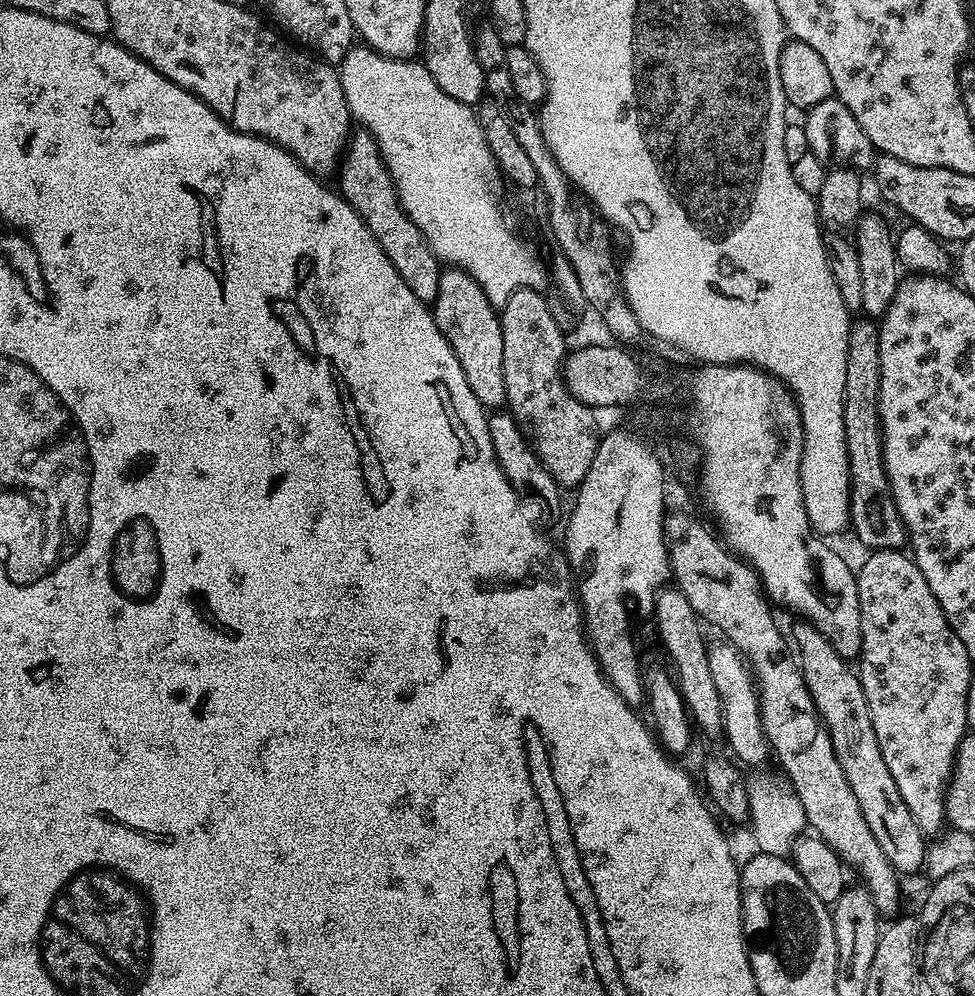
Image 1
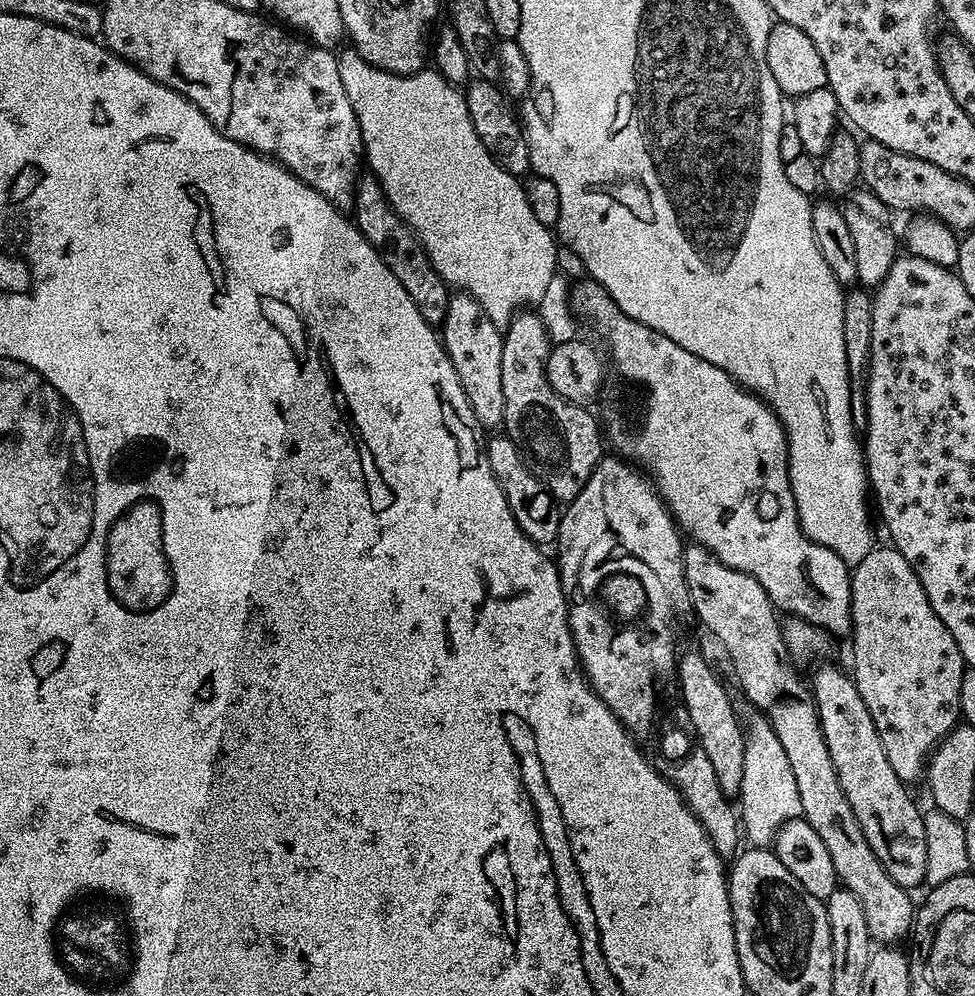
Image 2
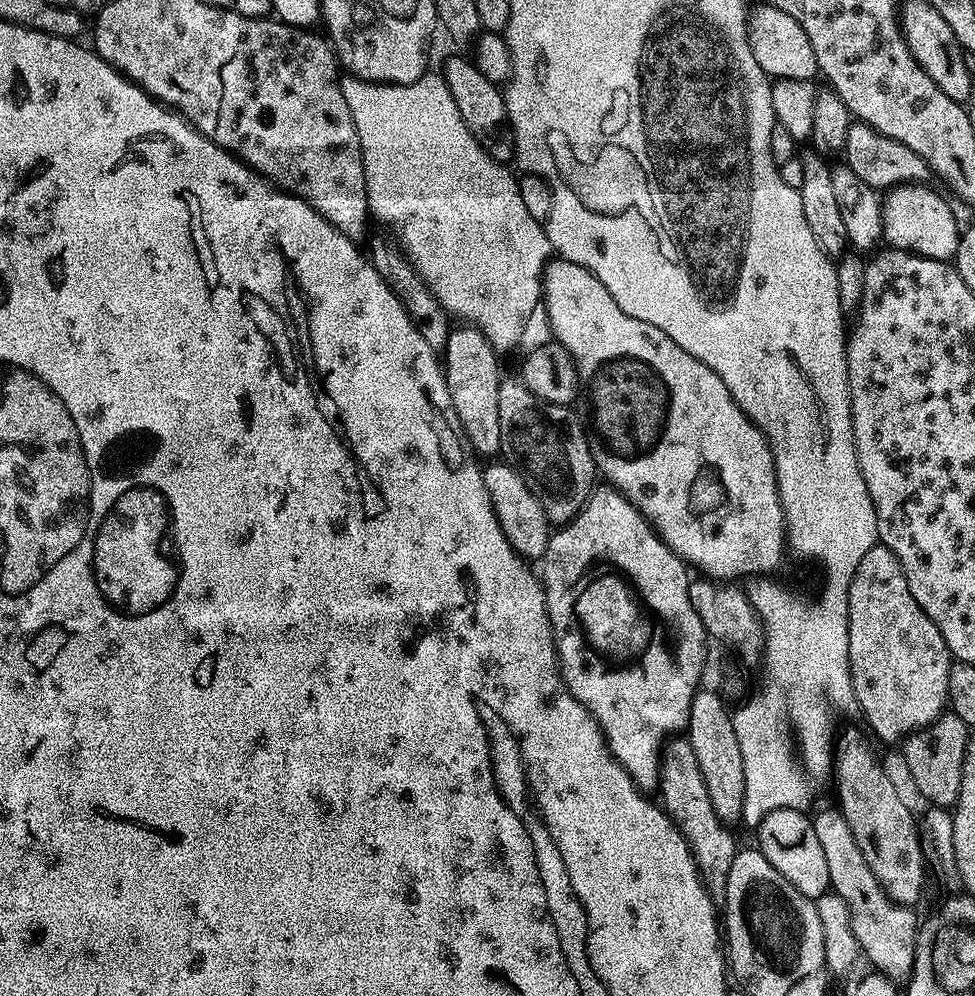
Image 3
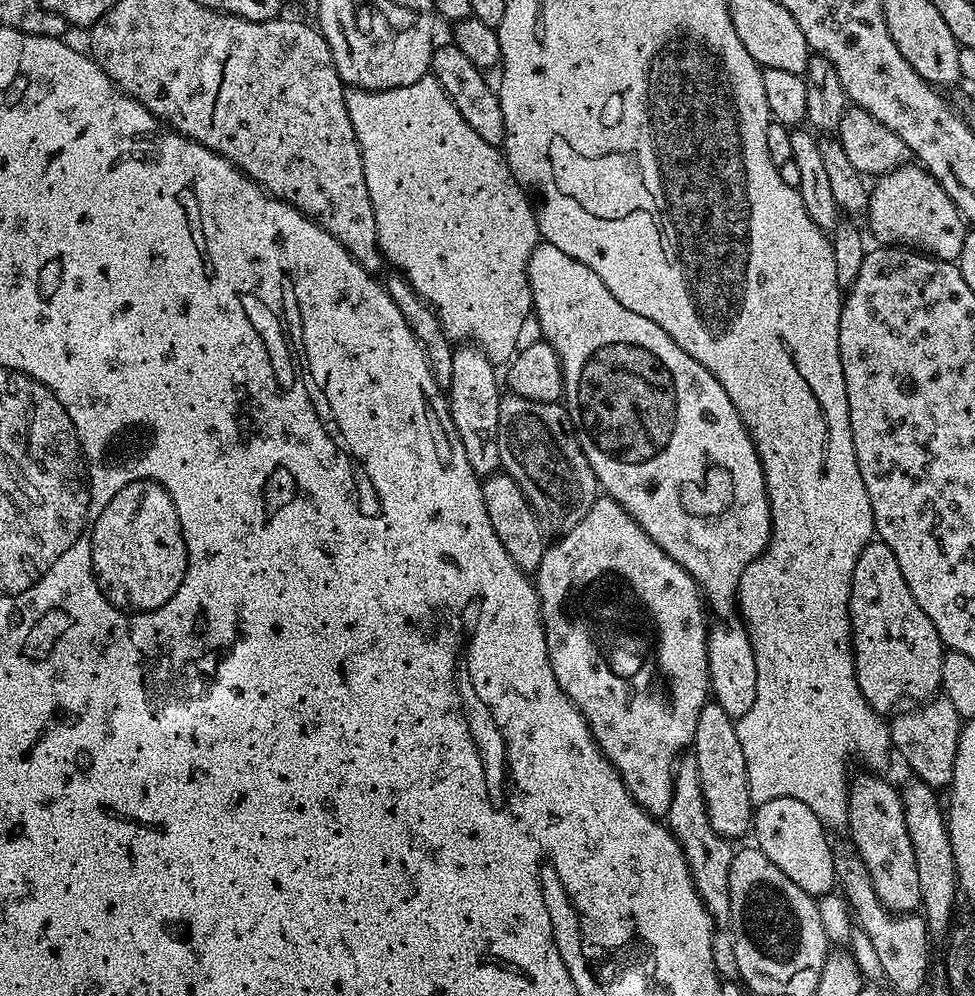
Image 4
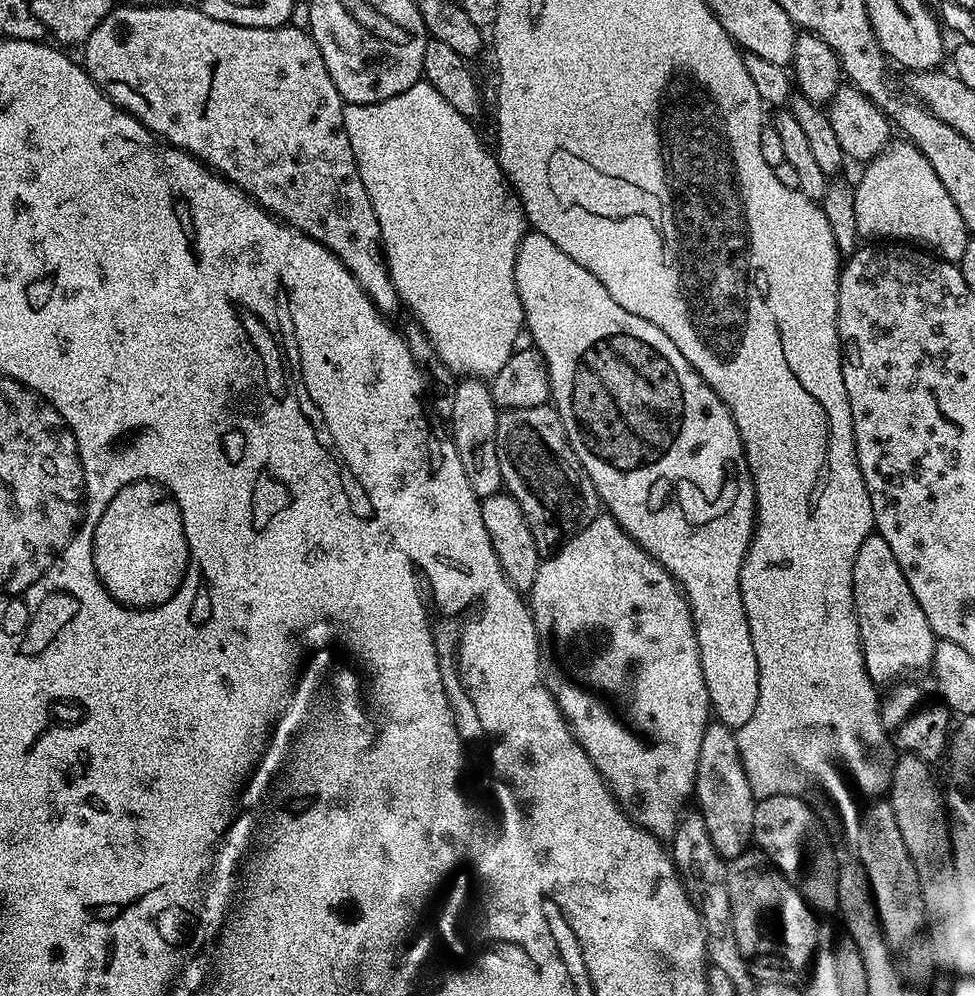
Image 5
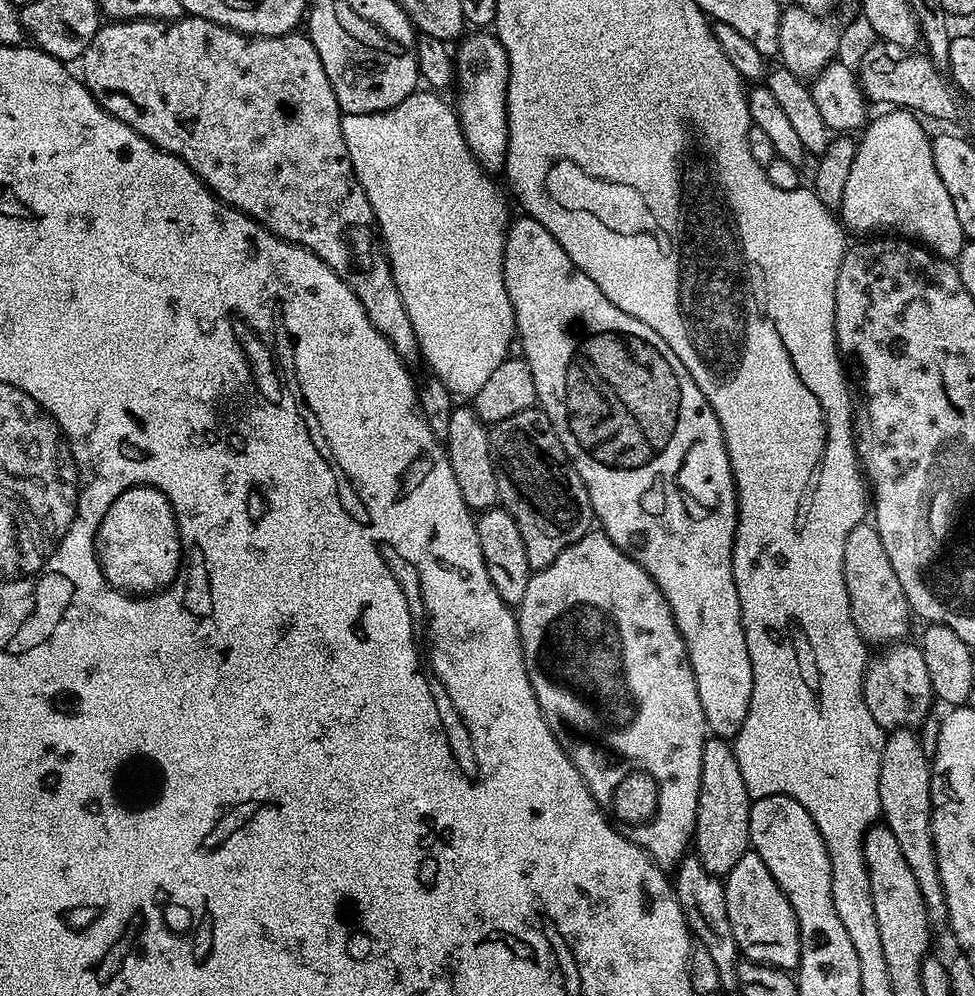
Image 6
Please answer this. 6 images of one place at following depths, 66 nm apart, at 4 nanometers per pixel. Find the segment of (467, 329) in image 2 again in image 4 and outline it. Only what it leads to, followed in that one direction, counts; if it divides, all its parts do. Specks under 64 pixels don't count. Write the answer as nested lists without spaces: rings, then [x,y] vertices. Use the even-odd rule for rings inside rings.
[[[460,346],[453,351],[454,374],[450,378],[450,386],[446,390],[449,405],[452,409],[452,421],[456,427],[458,438],[462,442],[462,450],[466,450],[466,462],[475,470],[476,475],[487,478],[500,468],[498,454],[498,410],[502,395],[501,381],[496,381],[497,369],[491,360],[479,349],[472,346]]]

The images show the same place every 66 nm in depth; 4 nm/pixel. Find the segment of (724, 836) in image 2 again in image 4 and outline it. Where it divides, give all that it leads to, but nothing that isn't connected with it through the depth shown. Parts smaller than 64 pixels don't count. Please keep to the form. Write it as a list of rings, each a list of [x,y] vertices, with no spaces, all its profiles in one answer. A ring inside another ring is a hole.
[[[694,754],[683,755],[677,761],[673,773],[671,804],[666,813],[667,827],[679,842],[684,854],[684,861],[691,874],[700,900],[707,908],[713,923],[711,938],[711,954],[717,973],[724,980],[740,980],[737,955],[734,954],[735,933],[732,930],[732,915],[730,914],[729,868],[734,855],[731,844],[725,837],[710,826],[709,814],[706,810],[705,796],[702,794],[700,775],[698,774],[697,758]]]

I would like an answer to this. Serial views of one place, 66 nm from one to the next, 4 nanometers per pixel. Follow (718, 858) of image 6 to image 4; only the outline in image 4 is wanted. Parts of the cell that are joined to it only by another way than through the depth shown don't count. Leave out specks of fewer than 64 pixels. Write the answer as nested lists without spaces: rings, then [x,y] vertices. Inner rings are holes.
[[[718,703],[704,704],[698,714],[698,726],[691,747],[697,758],[710,826],[725,838],[744,836],[747,832],[749,835],[754,824],[754,805],[748,789],[746,758],[742,758],[742,742],[738,742],[734,717],[726,714]]]

